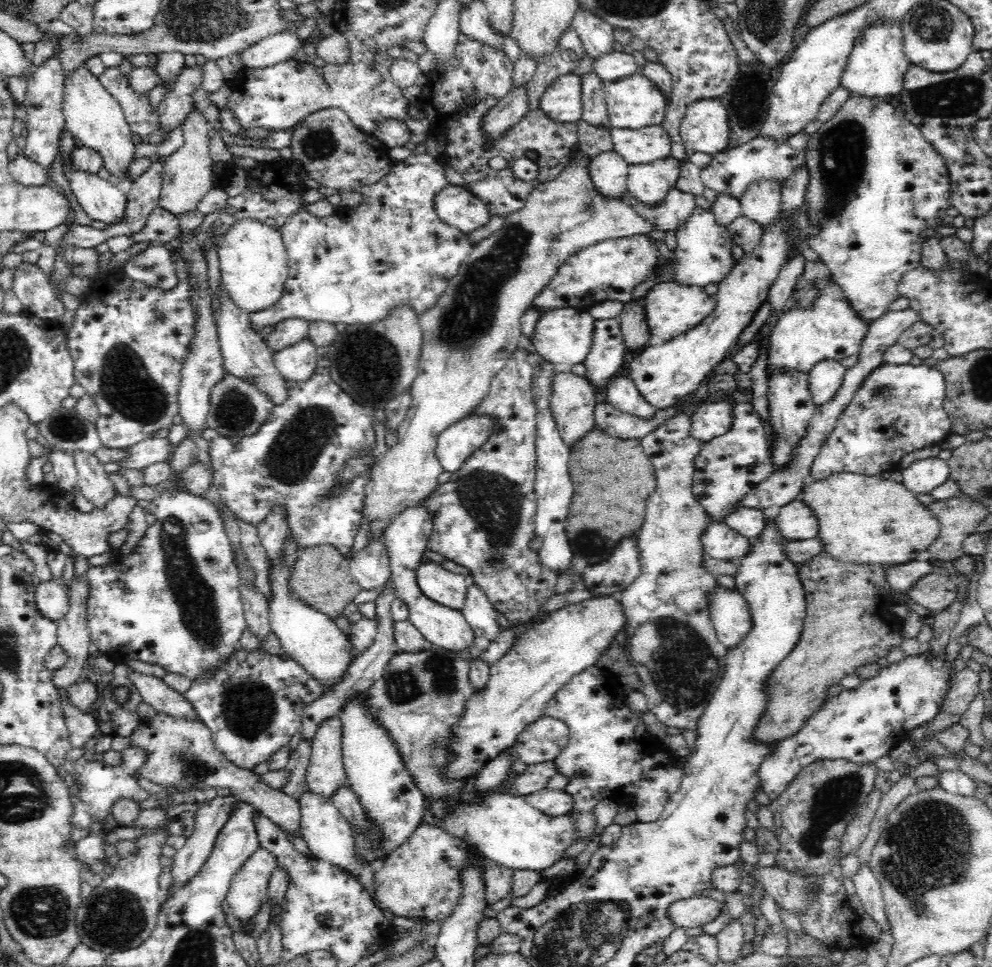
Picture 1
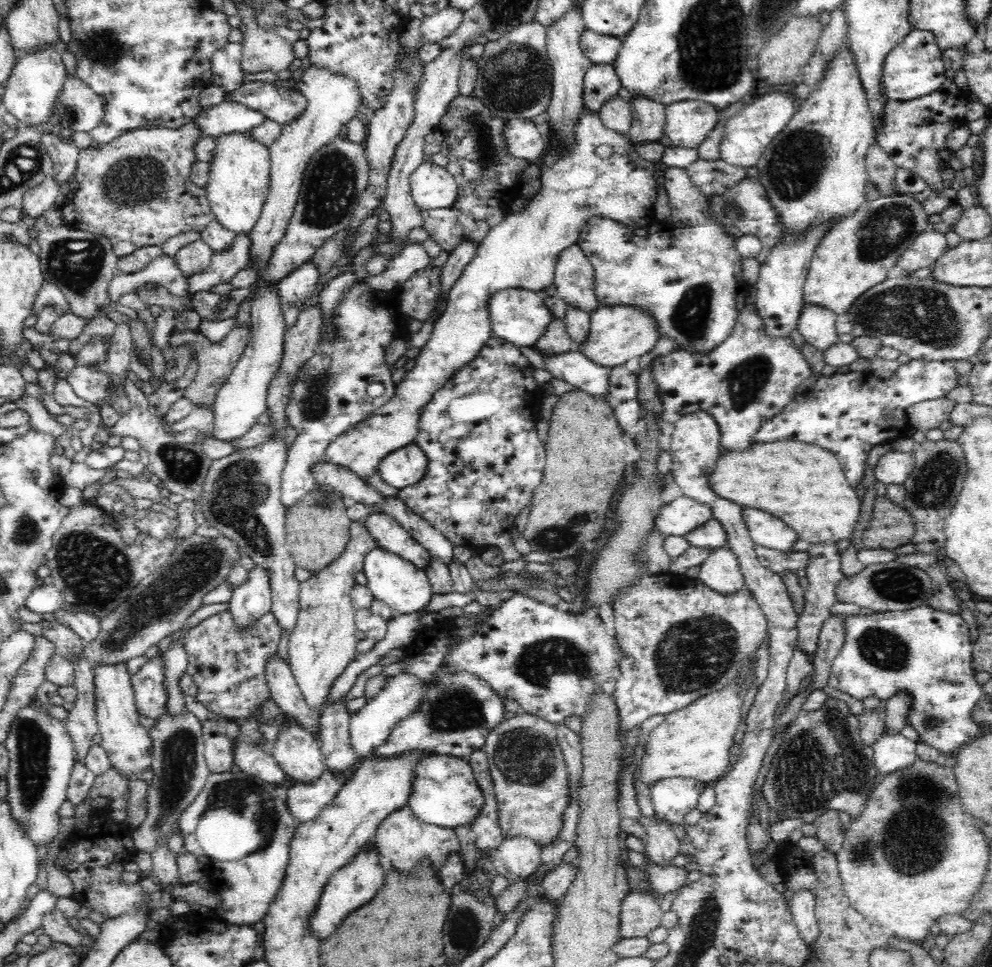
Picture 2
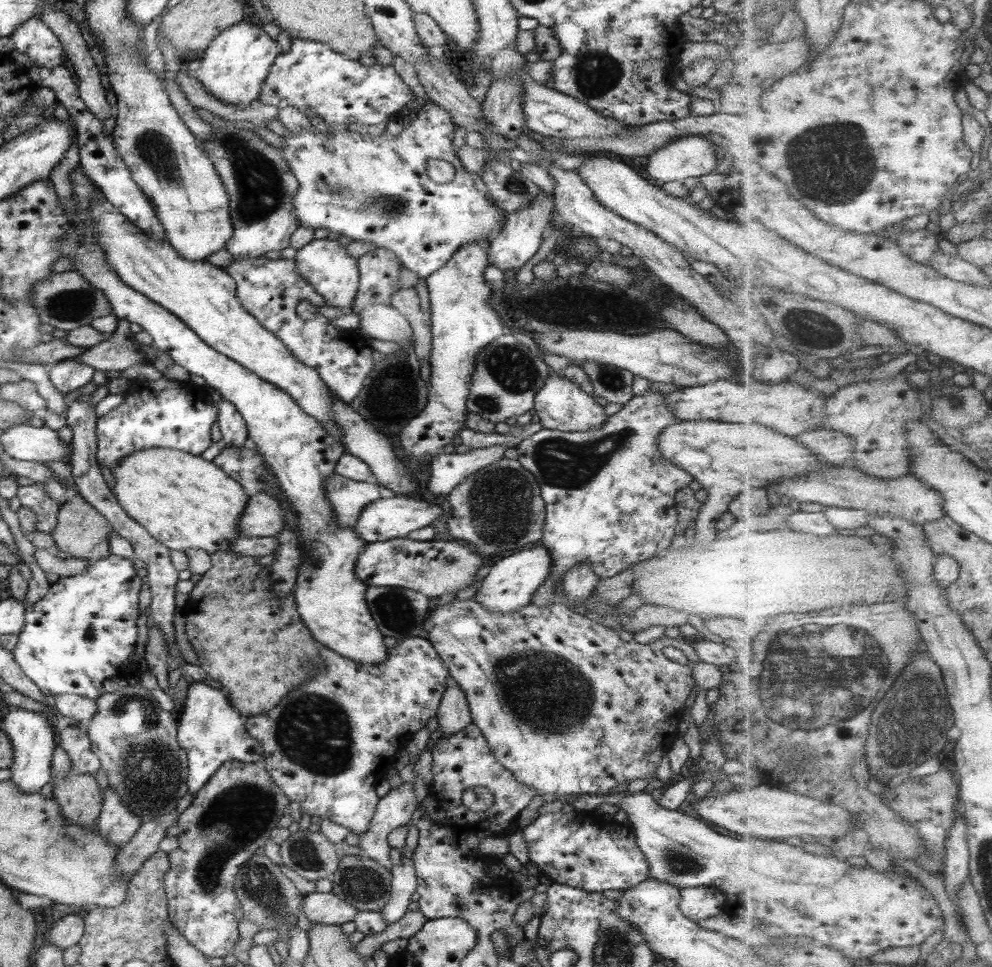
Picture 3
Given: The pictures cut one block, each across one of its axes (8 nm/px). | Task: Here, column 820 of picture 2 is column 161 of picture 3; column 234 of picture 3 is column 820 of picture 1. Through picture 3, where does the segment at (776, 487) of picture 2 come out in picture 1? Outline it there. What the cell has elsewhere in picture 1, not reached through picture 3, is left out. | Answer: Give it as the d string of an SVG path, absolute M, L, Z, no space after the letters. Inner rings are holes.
M834 472L824 480L812 479L806 482L799 499L803 500L818 520L818 539L822 541L823 551L841 562L881 565L884 568L907 564L912 561L914 555L928 551L941 530L939 521L932 512L914 493L904 487L904 483L883 478L881 475Z

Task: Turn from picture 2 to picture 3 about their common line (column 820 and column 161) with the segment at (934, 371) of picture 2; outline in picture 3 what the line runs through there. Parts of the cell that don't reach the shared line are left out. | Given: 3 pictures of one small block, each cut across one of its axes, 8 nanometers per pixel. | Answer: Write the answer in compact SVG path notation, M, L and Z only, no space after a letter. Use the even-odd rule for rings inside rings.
M162 376L156 380L136 381L122 402L97 417L97 461L113 468L118 460L145 448L171 448L200 455L213 443L210 430L217 421L217 410L208 401L206 386L199 387Z

